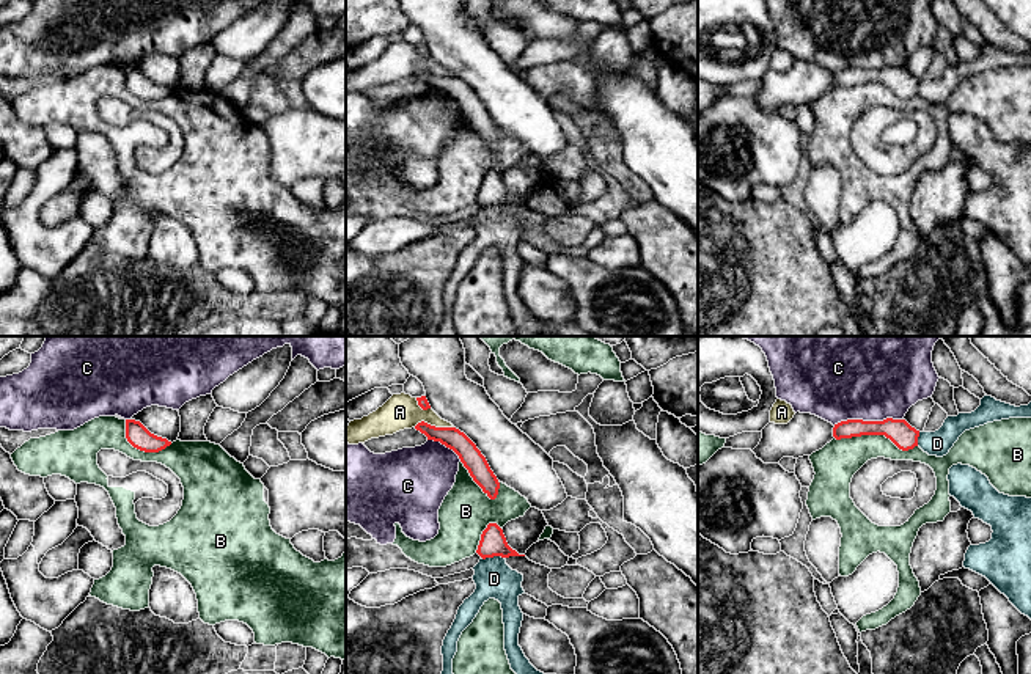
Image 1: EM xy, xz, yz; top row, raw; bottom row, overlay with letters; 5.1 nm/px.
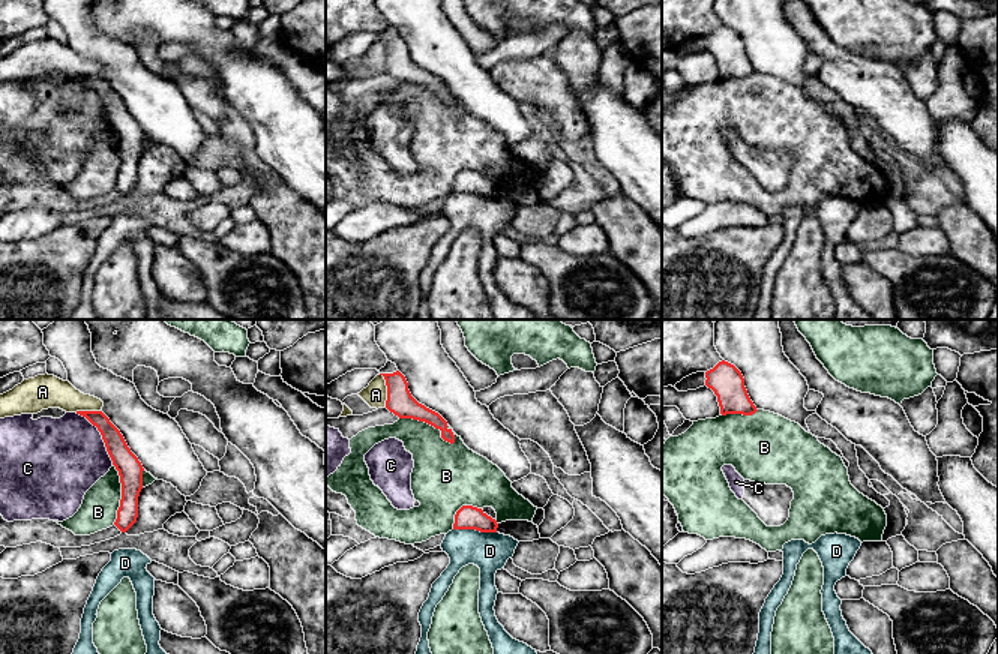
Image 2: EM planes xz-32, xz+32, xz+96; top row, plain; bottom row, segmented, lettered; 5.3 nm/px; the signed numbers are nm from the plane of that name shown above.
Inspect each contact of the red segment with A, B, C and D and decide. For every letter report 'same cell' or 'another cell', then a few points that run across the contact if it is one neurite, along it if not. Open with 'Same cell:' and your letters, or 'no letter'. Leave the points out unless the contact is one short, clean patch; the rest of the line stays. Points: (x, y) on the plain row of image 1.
Same cell: no letter
A: another cell
B: another cell
C: another cell
D: another cell | xz (503, 205), (481, 206)

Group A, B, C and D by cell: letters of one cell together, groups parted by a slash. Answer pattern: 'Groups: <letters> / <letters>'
Groups: A / B / C / D

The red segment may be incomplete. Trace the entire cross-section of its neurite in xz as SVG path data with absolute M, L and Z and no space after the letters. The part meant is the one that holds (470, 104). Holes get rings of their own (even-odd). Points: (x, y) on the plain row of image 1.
M424 69L418 71L415 77L424 82L427 88L440 90L453 97L482 140L490 148L497 146L500 130L490 118L486 105L464 80L456 75L435 75Z

